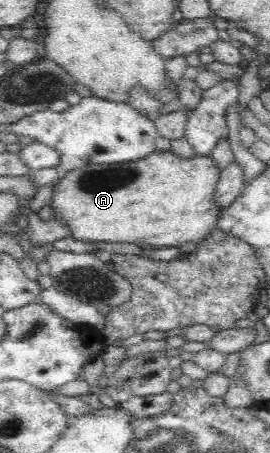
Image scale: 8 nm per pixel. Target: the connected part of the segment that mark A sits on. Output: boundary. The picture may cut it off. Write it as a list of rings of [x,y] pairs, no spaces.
[[[155,149],[143,159],[123,163],[84,165],[75,171],[62,173],[50,200],[56,217],[64,219],[72,237],[87,241],[109,241],[109,243],[136,243],[138,246],[177,246],[179,243],[205,241],[217,228],[217,220],[225,209],[218,205],[215,190],[221,170],[210,155],[177,155],[169,150]]]

